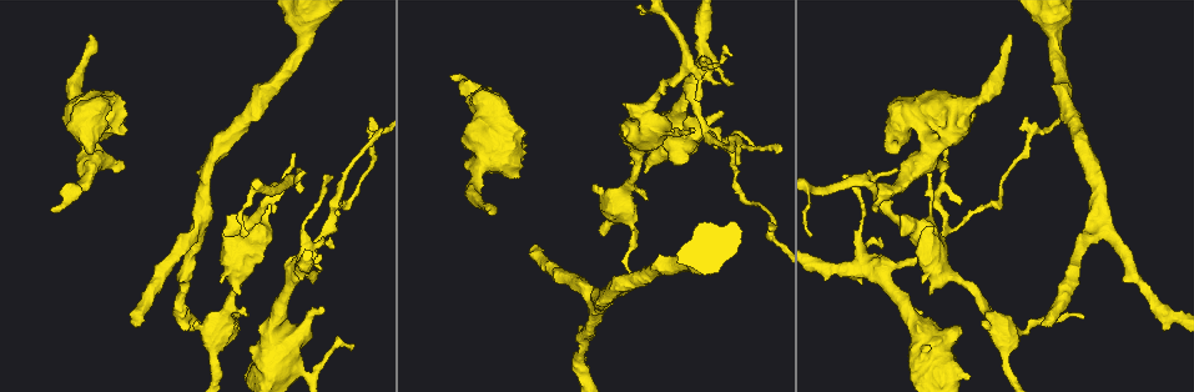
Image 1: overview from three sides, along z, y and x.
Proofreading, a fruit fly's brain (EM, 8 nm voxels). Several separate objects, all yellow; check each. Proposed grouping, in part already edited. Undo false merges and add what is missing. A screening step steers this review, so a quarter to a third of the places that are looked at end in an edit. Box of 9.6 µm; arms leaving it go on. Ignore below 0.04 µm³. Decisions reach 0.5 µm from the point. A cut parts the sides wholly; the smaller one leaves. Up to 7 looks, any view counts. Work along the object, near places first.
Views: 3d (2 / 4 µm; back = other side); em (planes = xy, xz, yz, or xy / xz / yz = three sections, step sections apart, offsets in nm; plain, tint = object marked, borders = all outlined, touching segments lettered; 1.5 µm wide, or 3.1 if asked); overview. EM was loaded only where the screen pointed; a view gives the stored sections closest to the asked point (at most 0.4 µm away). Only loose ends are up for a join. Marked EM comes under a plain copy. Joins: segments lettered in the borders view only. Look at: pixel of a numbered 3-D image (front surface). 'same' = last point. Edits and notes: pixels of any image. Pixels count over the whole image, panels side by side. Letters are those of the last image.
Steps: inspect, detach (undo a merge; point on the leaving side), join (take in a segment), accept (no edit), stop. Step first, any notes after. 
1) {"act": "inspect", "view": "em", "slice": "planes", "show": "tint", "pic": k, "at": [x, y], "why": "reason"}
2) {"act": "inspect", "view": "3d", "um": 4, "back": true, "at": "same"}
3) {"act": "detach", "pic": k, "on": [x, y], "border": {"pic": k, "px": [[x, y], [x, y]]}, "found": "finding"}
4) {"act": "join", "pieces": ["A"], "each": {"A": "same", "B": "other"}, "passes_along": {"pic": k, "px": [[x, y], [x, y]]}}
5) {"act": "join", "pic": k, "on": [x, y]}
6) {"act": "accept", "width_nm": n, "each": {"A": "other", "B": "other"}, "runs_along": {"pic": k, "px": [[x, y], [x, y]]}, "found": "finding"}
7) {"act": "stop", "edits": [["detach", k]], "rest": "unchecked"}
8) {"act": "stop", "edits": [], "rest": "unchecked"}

{"act": "inspect", "view": "em", "slice": "yz", "step": 4, "show": "tint", "pic": 1, "at": [946, 169], "why": "branch stops here"}

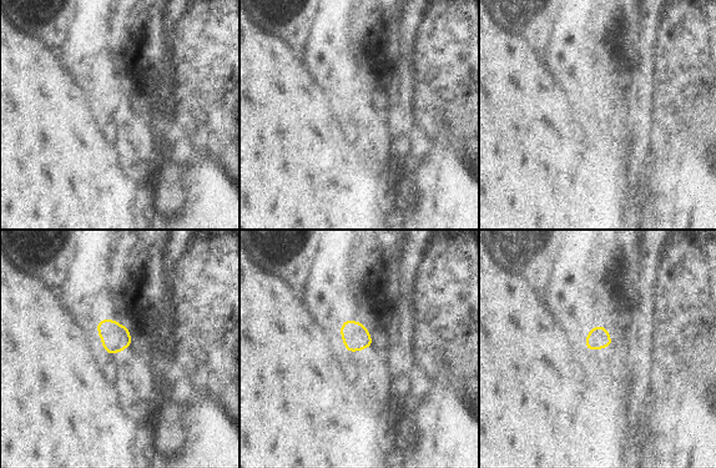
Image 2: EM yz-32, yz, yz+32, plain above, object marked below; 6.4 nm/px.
{"act": "inspect", "view": "em", "slice": "xz", "step": 8, "show": "borders", "at": "same"}

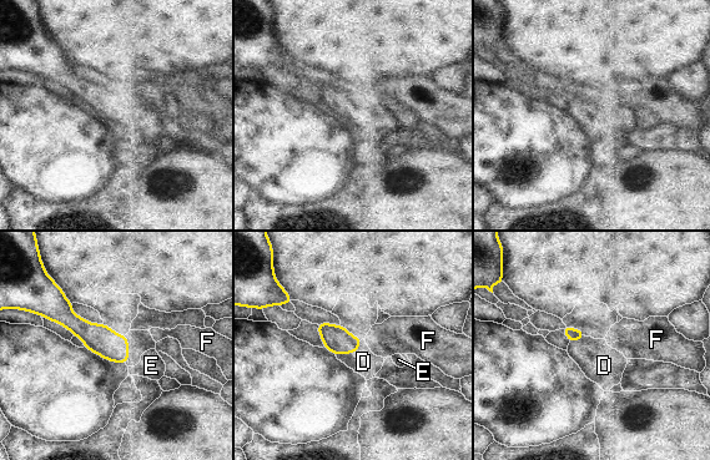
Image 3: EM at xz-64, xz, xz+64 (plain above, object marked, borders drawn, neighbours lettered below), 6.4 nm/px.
{"act": "join", "pieces": ["D"], "each": {"D": "same", "E": "other", "F": "other"}, "found": "it goes on there"}

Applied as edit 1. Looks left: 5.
{"act": "inspect", "view": "em", "slice": "yz", "step": 8, "show": "borders", "pic": 1, "at": [967, 377]}

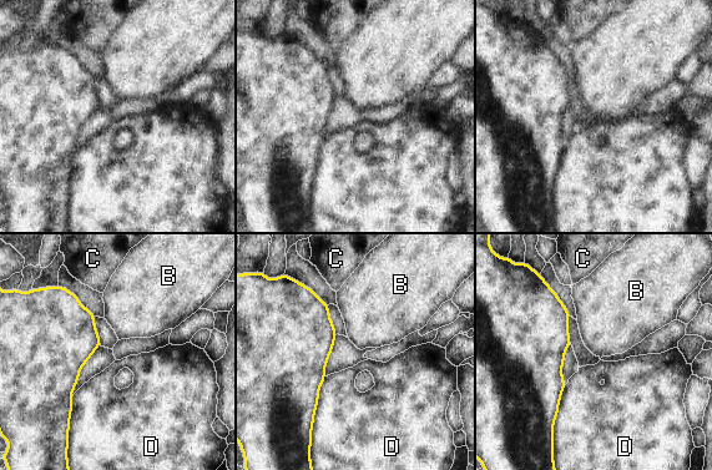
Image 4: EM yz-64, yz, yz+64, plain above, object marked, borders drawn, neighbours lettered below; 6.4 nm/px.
{"act": "accept", "each": {"B": "other", "C": "other", "D": "other"}, "border": {"pic": 4, "px": [[326, 377], [319, 387], [313, 417]]}, "found": "none of them fits"}

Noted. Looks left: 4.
{"act": "inspect", "view": "3d", "um": 4, "pic": 1, "at": [1041, 325], "why": "long arm stops here"}

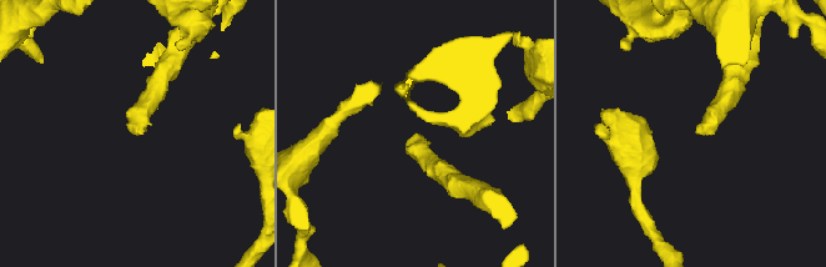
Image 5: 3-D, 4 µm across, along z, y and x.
{"act": "inspect", "view": "em", "slice": "planes", "show": "borders", "pic": 5, "at": [696, 132], "why": "now the EM"}

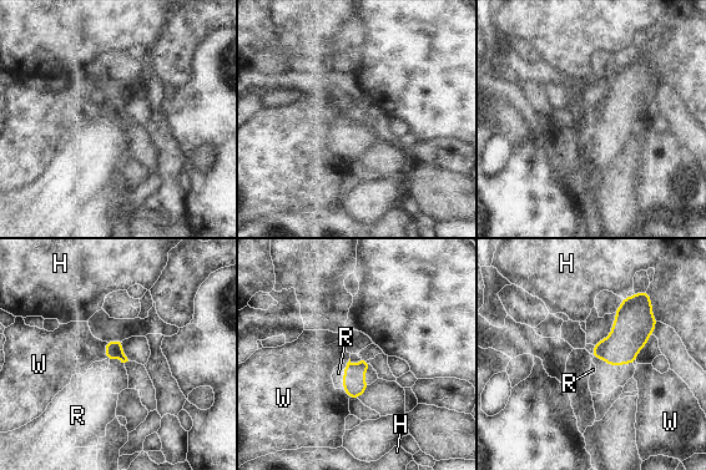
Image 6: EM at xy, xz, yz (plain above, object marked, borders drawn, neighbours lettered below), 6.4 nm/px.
{"act": "join", "pieces": ["R"], "each": {"H": "other", "R": "same", "W": "other"}, "passes_along": {"pic": 6, "px": [[354, 385], [344, 373], [338, 373]]}, "found": "the cell continues"}

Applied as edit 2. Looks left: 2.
{"act": "stop", "edits": [["join", 3], ["join", 6]], "rest": "unchecked"}

